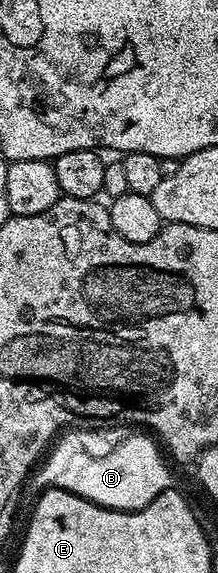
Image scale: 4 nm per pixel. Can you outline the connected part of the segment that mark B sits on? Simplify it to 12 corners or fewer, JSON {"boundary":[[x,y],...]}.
{"boundary":[[77,430],[27,481],[57,488],[109,510],[142,510],[171,489],[149,433],[97,444]]}

